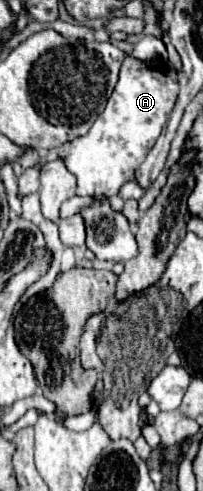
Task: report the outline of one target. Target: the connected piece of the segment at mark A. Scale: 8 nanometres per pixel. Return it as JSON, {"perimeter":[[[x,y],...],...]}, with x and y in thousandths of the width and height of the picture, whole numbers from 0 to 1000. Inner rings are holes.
{"perimeter":[[[621,118],[591,143],[591,163],[532,200],[512,228],[473,240],[443,269],[394,277],[296,301],[246,305],[246,314],[197,326],[187,342],[266,326],[286,318],[325,322],[325,338],[384,363],[394,399],[562,399],[581,395],[591,379],[660,363],[670,342],[709,330],[749,297],[768,293],[877,196],[877,155],[867,143],[837,138],[818,126],[729,122],[690,126],[660,118]]]}

